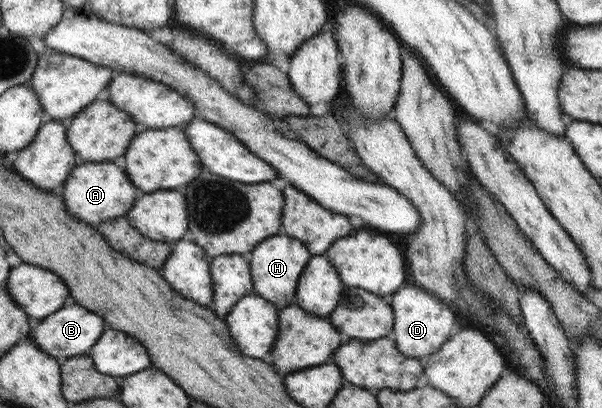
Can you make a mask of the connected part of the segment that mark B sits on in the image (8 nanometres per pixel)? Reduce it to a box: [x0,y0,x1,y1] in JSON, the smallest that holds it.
[29,303,106,360]

